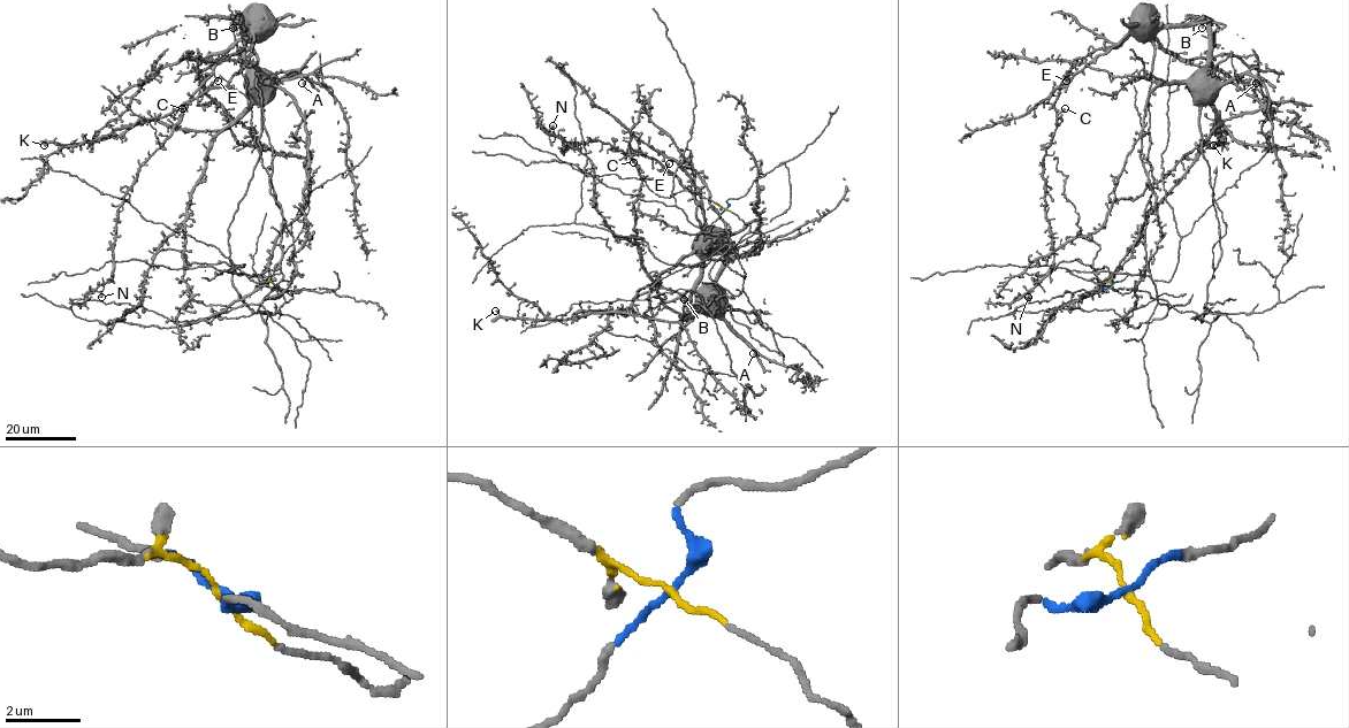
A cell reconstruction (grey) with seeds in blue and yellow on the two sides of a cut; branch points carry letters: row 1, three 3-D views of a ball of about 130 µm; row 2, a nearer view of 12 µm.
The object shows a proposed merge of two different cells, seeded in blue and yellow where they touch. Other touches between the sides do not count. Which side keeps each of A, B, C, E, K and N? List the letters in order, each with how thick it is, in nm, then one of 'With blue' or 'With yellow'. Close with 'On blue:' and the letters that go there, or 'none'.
A: Thickness 400 nm. With yellow
B: Thickness 440 nm. With blue
C: Thickness 400 nm. With blue
E: Thickness 320 nm. With blue
K: Thickness 240 nm. With yellow
N: Thickness 500 nm. With blue
On blue: B, C, E, N

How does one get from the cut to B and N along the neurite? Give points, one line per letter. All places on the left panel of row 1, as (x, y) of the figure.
B: (275, 284), (252, 275), (279, 267), (282, 214), (269, 191), (273, 147), (251, 29), (241, 21), (234, 28)
N: (275, 284), (252, 275), (279, 267), (282, 227), (253, 35), (142, 166), (117, 211), (101, 297)

